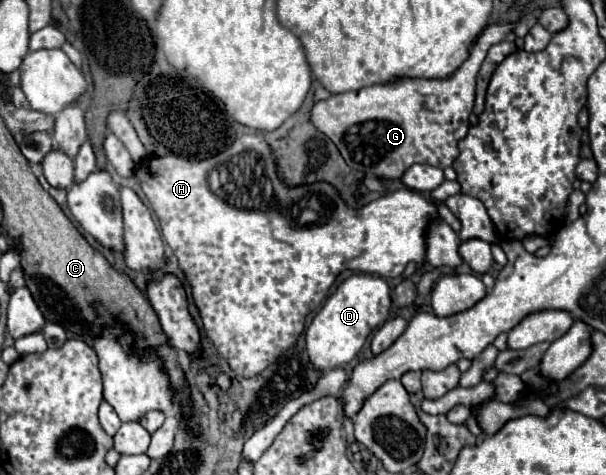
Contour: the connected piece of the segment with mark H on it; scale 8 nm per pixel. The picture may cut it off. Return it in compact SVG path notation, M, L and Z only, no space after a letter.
M241 135L229 145L229 149L225 149L223 153L219 153L215 157L203 159L203 161L191 161L191 159L175 157L175 155L153 155L153 157L143 159L141 163L143 165L135 169L135 179L139 179L141 191L145 193L145 197L153 205L155 215L159 217L159 225L161 225L161 231L163 231L163 237L165 237L167 245L173 249L181 269L185 271L187 279L193 285L193 299L195 299L195 303L197 303L197 307L201 311L205 331L207 331L209 339L215 343L215 347L219 349L219 353L229 361L231 369L241 377L259 375L285 349L295 345L299 333L305 327L307 313L321 305L321 301L327 297L329 287L333 285L335 277L343 269L373 273L373 275L381 275L381 277L397 277L397 275L403 273L403 269L409 263L415 263L417 269L421 269L423 263L425 263L425 255L427 255L429 223L431 223L431 219L439 219L437 205L433 201L429 201L427 197L423 197L419 191L413 191L413 189L407 189L407 187L399 189L399 191L393 191L389 195L383 195L383 197L379 197L379 199L375 199L375 201L371 201L371 203L367 203L363 207L357 207L357 209L349 209L343 203L343 199L339 197L339 193L335 191L335 187L327 185L327 183L313 183L313 185L287 189L275 175L275 161L271 157L271 149L269 149L267 141L261 135Z

